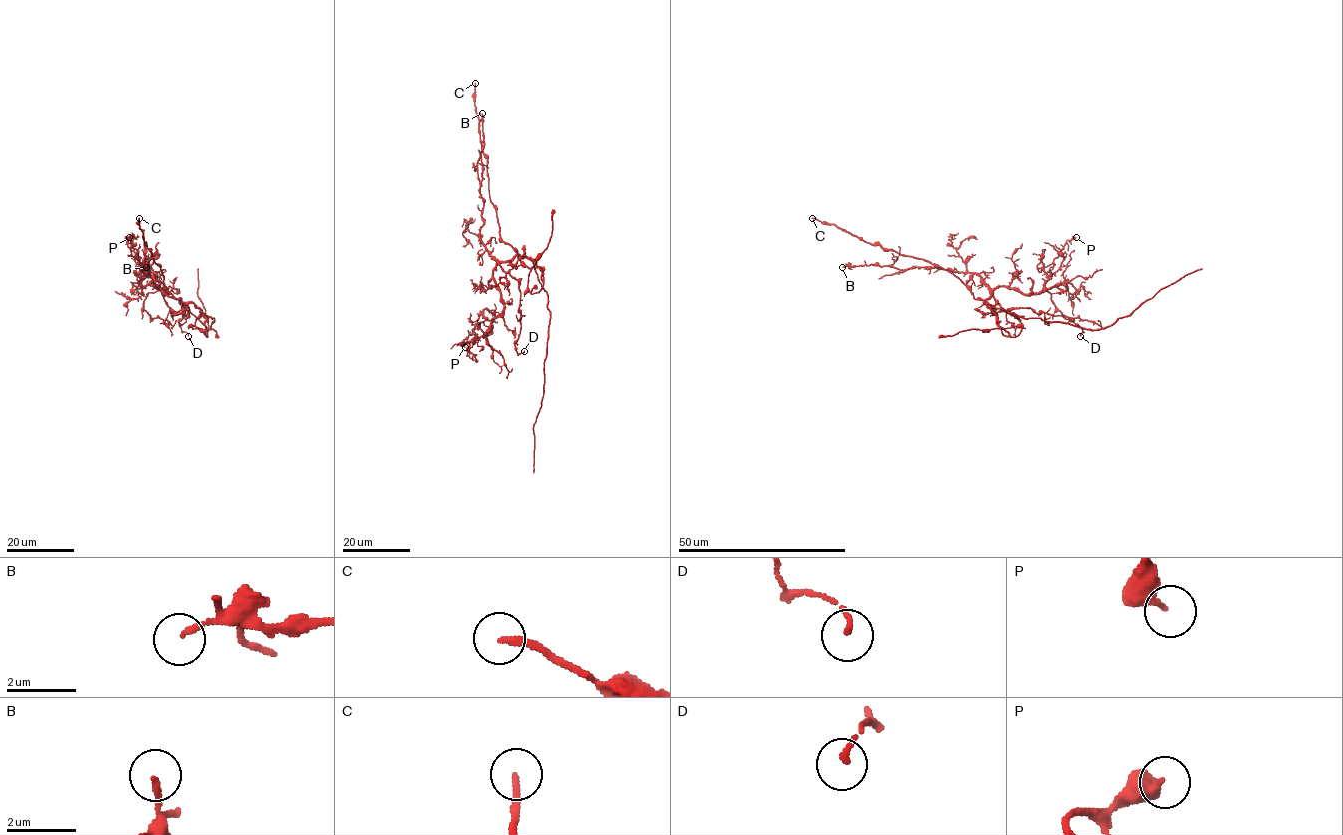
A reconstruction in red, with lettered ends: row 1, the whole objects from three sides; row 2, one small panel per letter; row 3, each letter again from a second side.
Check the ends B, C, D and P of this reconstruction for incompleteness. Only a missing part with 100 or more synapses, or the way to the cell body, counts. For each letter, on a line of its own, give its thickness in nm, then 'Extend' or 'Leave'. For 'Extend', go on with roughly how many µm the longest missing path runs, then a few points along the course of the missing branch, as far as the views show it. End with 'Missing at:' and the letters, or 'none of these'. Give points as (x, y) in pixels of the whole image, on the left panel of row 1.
B: Thickness 150 nm. Leave
C: Thickness 190 nm. Leave
D: Thickness 140 nm. Leave
P: Thickness 340 nm. Leave
Missing at: none of these

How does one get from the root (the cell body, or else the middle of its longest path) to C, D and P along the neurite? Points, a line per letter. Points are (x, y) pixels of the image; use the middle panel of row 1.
C: (535, 268), (531, 261), (521, 257), (500, 237), (488, 192), (475, 83)
D: (535, 268), (531, 261), (519, 256), (499, 263), (519, 283), (520, 332), (515, 349), (517, 353), (524, 351)
P: (535, 268), (519, 256), (495, 267), (493, 278), (504, 310), (491, 320), (480, 315), (465, 347)

